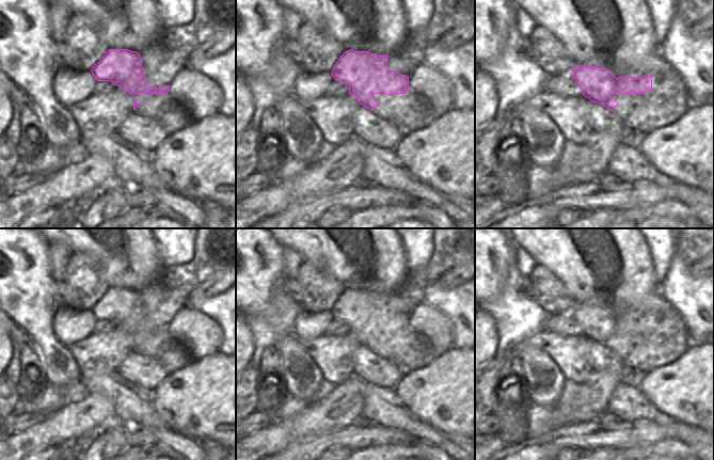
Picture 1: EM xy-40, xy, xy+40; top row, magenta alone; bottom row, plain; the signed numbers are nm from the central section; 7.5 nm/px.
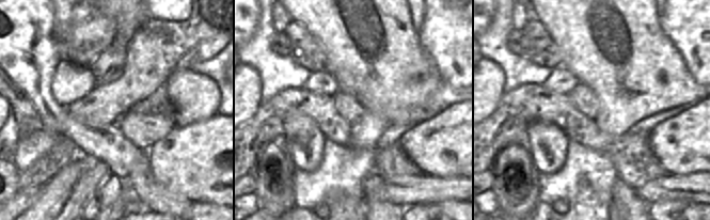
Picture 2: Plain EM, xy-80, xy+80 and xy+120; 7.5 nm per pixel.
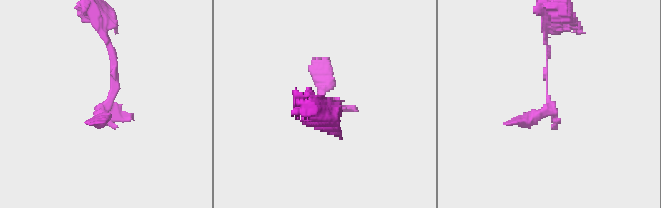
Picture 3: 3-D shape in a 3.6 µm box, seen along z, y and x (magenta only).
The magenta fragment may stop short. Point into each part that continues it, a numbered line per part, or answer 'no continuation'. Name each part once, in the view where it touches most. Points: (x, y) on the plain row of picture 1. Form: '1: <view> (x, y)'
1: xy (336, 327)

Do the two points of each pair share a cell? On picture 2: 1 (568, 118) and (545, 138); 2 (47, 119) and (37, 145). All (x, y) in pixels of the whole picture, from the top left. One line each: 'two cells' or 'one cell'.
1: two cells
2: two cells

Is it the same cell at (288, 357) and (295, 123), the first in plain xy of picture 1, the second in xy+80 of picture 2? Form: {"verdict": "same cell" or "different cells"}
{"verdict": "same cell"}

